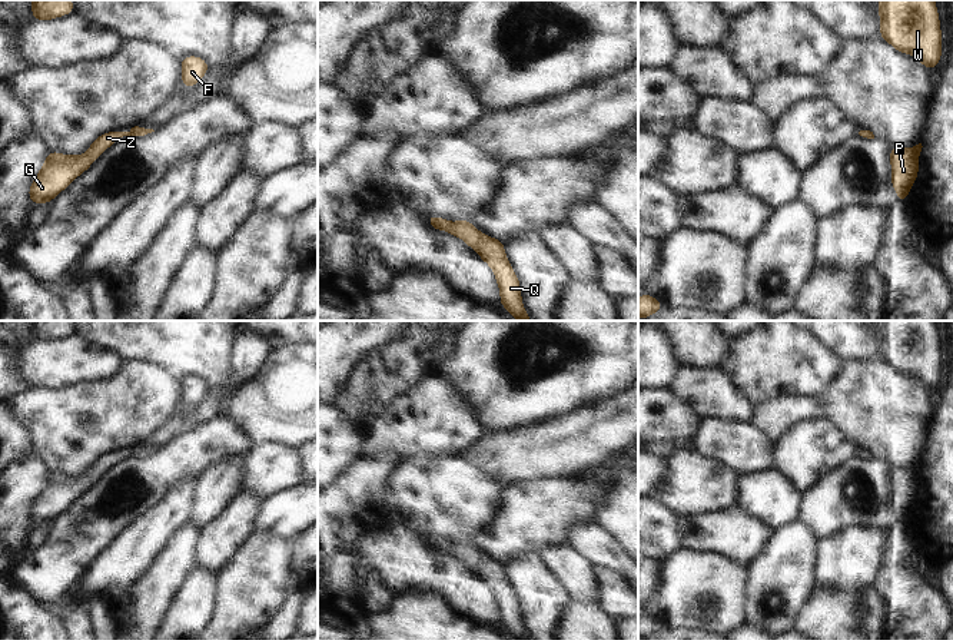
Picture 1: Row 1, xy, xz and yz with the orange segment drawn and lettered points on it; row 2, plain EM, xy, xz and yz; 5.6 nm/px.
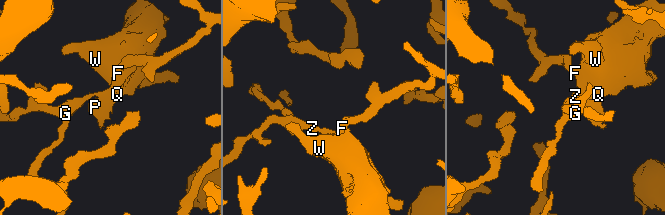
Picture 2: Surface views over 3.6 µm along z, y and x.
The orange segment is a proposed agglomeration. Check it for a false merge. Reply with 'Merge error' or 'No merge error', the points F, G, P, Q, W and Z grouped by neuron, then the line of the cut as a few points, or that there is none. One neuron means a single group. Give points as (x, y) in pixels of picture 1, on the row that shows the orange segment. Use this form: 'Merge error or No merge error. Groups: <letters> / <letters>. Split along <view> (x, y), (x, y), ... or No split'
No merge error. Groups: F G P Q W Z. No split

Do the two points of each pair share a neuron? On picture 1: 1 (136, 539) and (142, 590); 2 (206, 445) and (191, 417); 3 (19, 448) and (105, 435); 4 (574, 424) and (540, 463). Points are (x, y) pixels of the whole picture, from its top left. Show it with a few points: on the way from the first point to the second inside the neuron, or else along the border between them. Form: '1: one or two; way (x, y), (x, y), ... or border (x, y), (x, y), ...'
1: two; border (162, 549), (120, 602)
2: two; border (218, 414), (166, 444)
3: two; border (19, 415), (35, 454)
4: one; way (567, 434), (548, 453)

